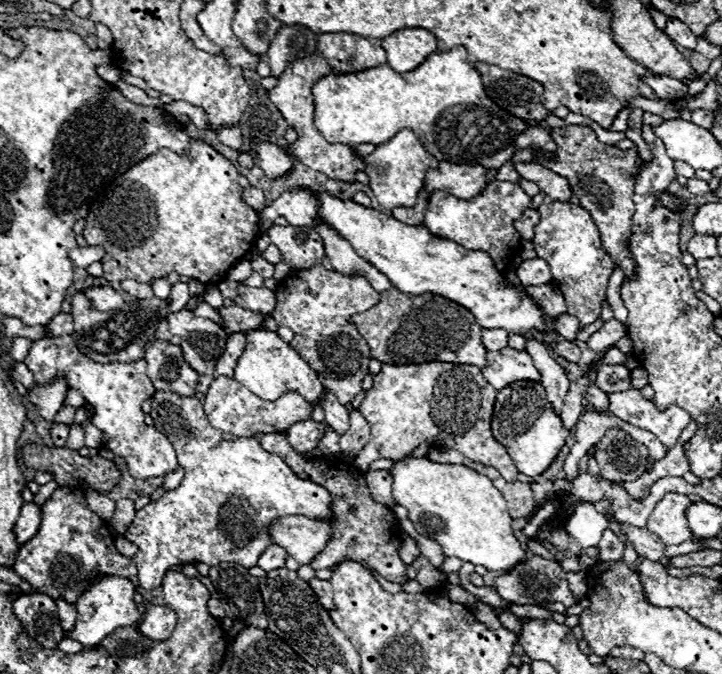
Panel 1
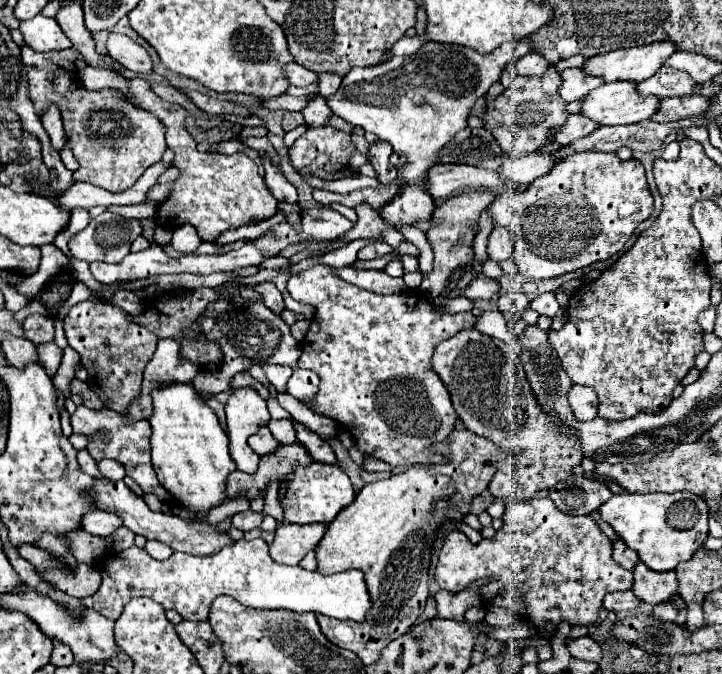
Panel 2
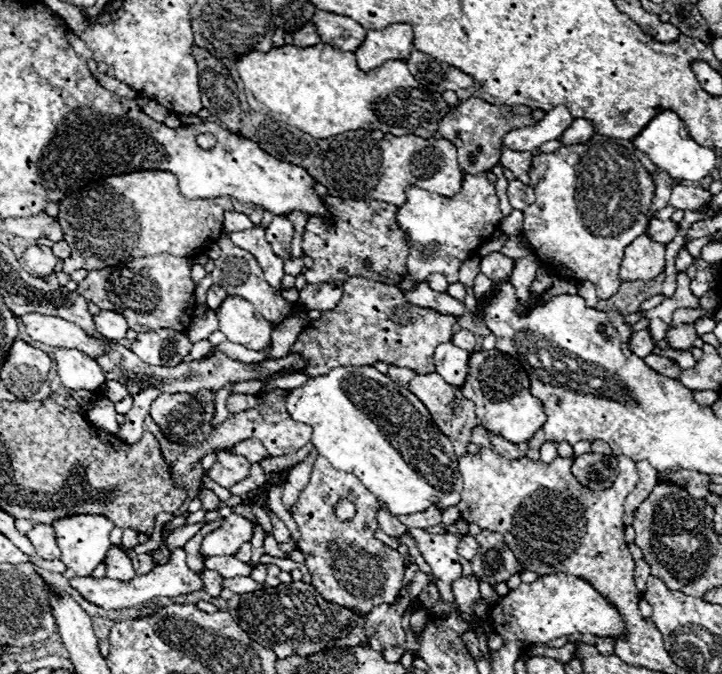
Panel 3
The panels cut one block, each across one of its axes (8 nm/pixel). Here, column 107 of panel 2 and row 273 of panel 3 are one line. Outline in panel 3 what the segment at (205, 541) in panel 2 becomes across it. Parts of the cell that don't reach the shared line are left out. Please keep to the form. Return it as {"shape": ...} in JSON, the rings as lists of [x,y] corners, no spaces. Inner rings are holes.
{"shape":[[[492,252],[484,258],[480,258],[480,272],[486,274],[492,282],[504,282],[510,278],[514,268],[514,260],[500,254],[500,252]]]}

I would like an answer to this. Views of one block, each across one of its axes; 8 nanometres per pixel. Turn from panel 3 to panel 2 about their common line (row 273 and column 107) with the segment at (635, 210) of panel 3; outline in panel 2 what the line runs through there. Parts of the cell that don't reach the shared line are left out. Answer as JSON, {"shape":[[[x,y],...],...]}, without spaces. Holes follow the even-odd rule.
{"shape":[[[262,538],[238,540],[224,546],[212,556],[192,556],[174,552],[168,560],[154,560],[144,548],[132,546],[124,552],[114,552],[106,566],[100,564],[102,584],[94,596],[82,598],[86,608],[94,608],[108,620],[116,620],[122,608],[136,596],[148,596],[162,604],[166,610],[176,610],[184,620],[206,620],[210,602],[218,594],[226,594],[250,608],[262,610],[290,610],[290,612],[314,612],[326,614],[338,620],[366,620],[372,598],[360,570],[346,570],[340,574],[320,574],[316,570],[304,570],[300,566],[284,566],[270,558],[268,544]]]}

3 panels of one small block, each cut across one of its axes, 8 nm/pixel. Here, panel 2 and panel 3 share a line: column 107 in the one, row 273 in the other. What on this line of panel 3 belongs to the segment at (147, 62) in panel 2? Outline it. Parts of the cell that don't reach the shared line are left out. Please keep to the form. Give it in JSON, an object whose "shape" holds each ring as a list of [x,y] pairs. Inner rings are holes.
{"shape":[[[30,246],[24,250],[22,260],[26,266],[30,266],[32,270],[40,272],[40,274],[50,274],[54,272],[54,266],[58,262],[58,258],[52,254],[52,250],[48,246]]]}

